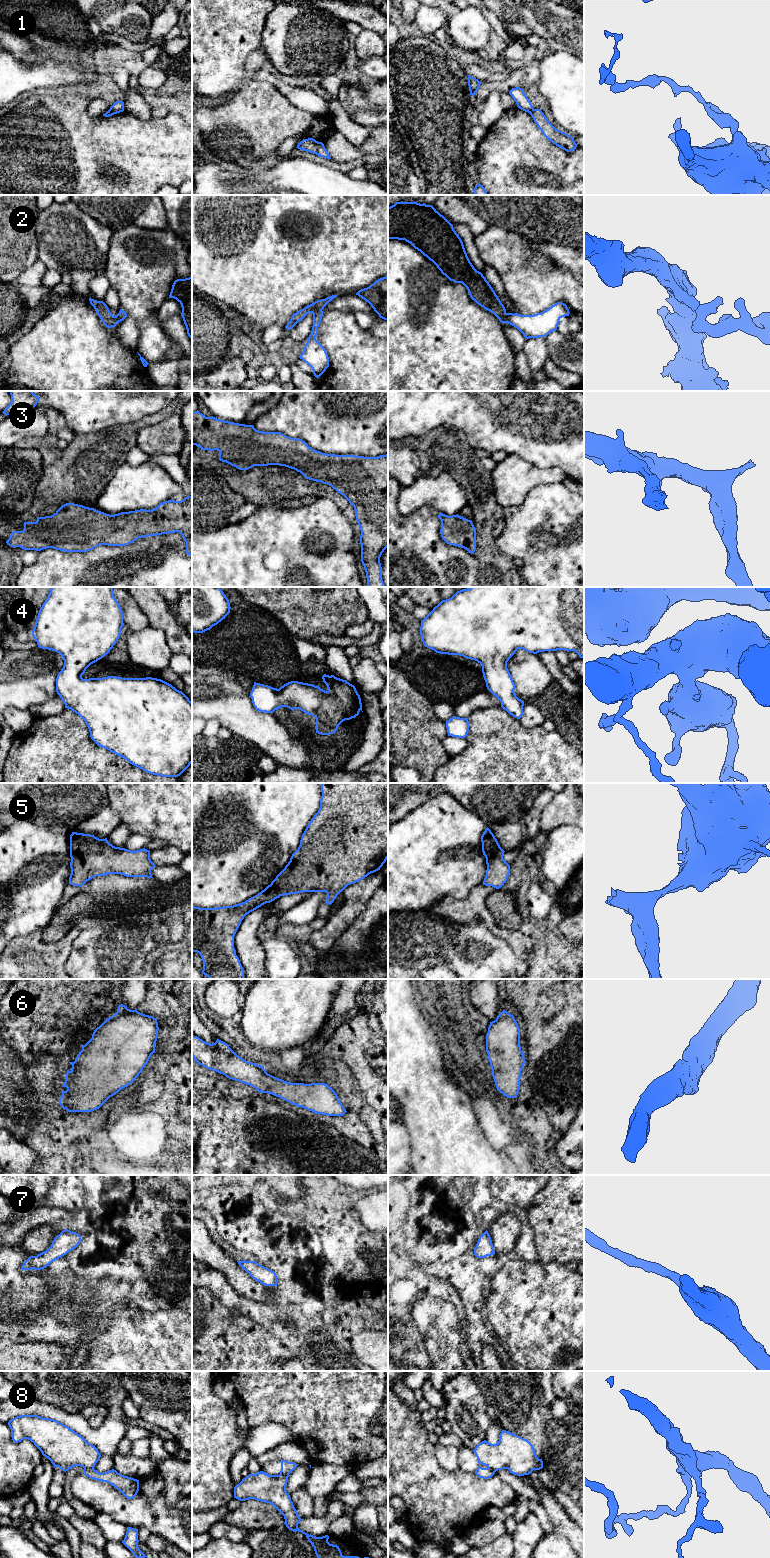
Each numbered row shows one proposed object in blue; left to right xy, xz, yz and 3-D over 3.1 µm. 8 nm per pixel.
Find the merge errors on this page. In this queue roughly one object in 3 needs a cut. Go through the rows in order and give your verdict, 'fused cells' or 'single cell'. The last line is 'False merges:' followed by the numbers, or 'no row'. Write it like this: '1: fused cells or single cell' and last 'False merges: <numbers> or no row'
1: fused cells
2: fused cells
3: single cell
4: single cell
5: single cell
6: single cell
7: single cell
8: fused cells
False merges: 1, 2, 8

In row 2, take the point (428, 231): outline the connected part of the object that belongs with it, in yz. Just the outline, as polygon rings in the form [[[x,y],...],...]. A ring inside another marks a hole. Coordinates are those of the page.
[[[396,202],[388,207],[388,240],[405,240],[420,251],[450,281],[462,283],[468,290],[472,300],[484,309],[493,313],[501,323],[506,323],[506,309],[495,291],[470,262],[463,242],[453,228],[453,225],[441,215],[432,205],[417,202]]]

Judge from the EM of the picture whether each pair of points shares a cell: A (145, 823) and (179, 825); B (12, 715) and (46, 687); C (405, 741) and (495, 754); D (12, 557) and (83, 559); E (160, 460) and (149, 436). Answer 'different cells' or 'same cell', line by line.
A: same cell
B: different cells
C: different cells
D: different cells
E: different cells

